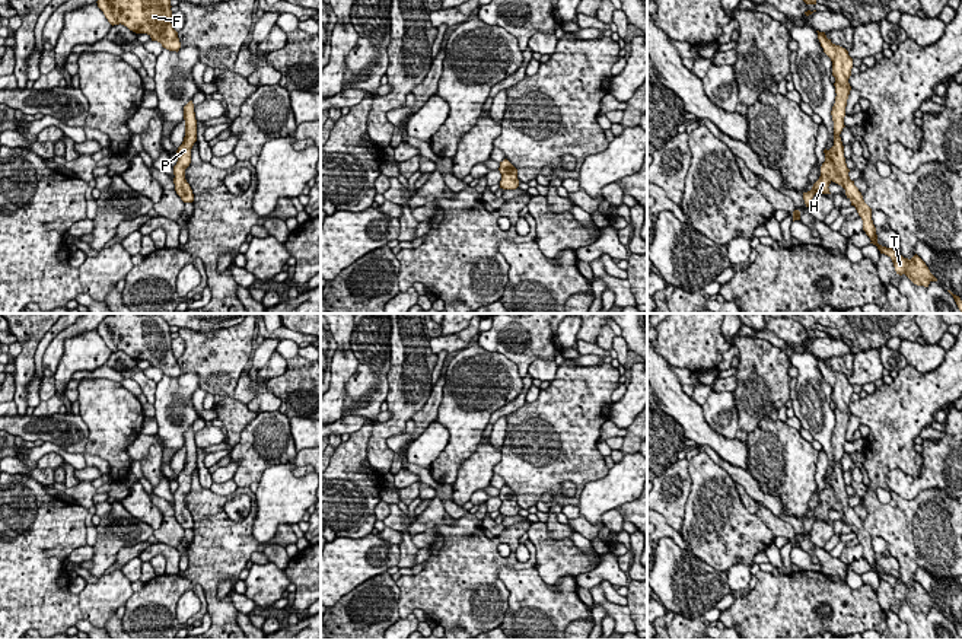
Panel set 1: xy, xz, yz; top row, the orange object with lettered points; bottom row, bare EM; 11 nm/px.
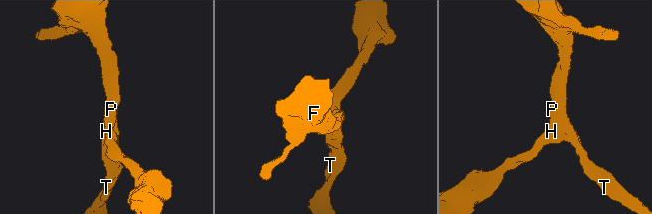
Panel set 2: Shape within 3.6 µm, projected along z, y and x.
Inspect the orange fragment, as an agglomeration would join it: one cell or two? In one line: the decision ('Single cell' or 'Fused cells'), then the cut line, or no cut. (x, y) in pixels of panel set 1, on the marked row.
Single cell. No split

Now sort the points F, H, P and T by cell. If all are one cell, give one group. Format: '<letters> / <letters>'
F H P T

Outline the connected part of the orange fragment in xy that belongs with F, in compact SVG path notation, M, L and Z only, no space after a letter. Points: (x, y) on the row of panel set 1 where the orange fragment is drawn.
M98 0L108 22L124 25L136 34L147 34L169 51L179 51L178 32L171 23L171 0Z

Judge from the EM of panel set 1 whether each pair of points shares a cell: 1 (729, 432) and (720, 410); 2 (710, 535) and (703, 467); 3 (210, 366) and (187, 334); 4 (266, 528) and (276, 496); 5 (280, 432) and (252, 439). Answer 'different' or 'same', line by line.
1: same
2: same
3: same
4: same
5: same

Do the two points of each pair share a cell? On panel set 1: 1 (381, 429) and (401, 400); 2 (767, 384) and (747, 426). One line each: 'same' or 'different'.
1: same
2: same

